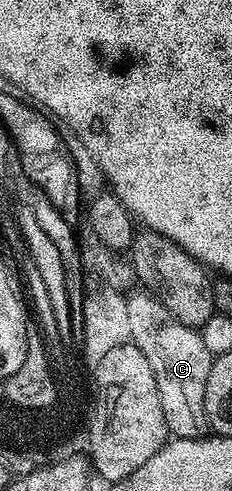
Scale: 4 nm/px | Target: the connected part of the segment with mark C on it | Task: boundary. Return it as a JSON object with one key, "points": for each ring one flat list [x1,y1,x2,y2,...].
{"points":[[148,291,133,297,127,323,128,340,147,355,147,363,151,363,151,371,155,371,159,403,163,403,163,419,170,434,190,441,205,437,210,432,205,414,207,375,211,375,215,357,207,351,200,332,194,326,179,323,179,319,175,319,175,315]]}

